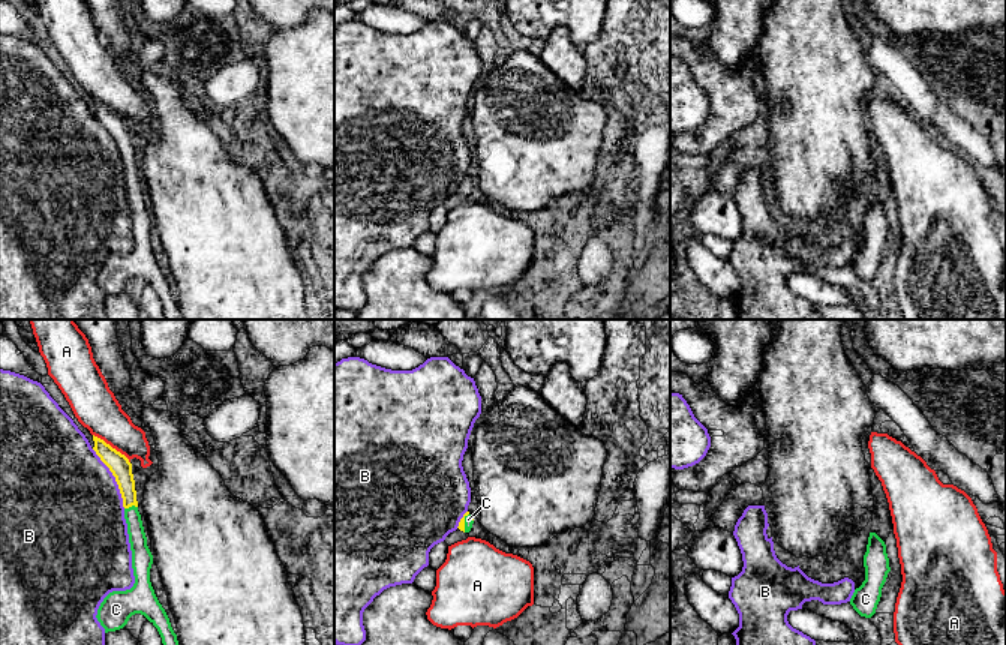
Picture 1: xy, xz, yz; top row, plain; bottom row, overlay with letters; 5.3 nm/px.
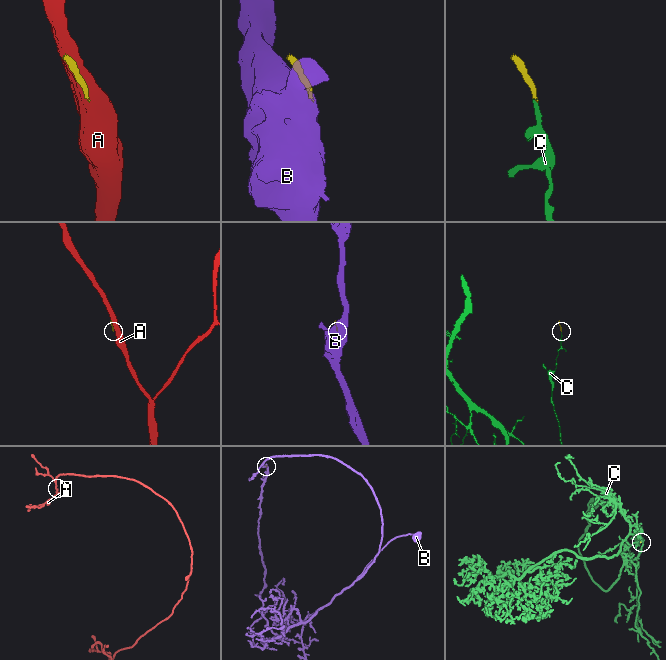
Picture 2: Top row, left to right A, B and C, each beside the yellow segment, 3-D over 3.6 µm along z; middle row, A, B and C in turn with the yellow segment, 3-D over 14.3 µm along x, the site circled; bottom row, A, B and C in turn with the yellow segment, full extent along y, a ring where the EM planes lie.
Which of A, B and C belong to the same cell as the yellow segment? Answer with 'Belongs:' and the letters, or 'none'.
Belongs: C

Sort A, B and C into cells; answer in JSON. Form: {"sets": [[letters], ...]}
{"sets": [["A"], ["B"], ["C"]]}

